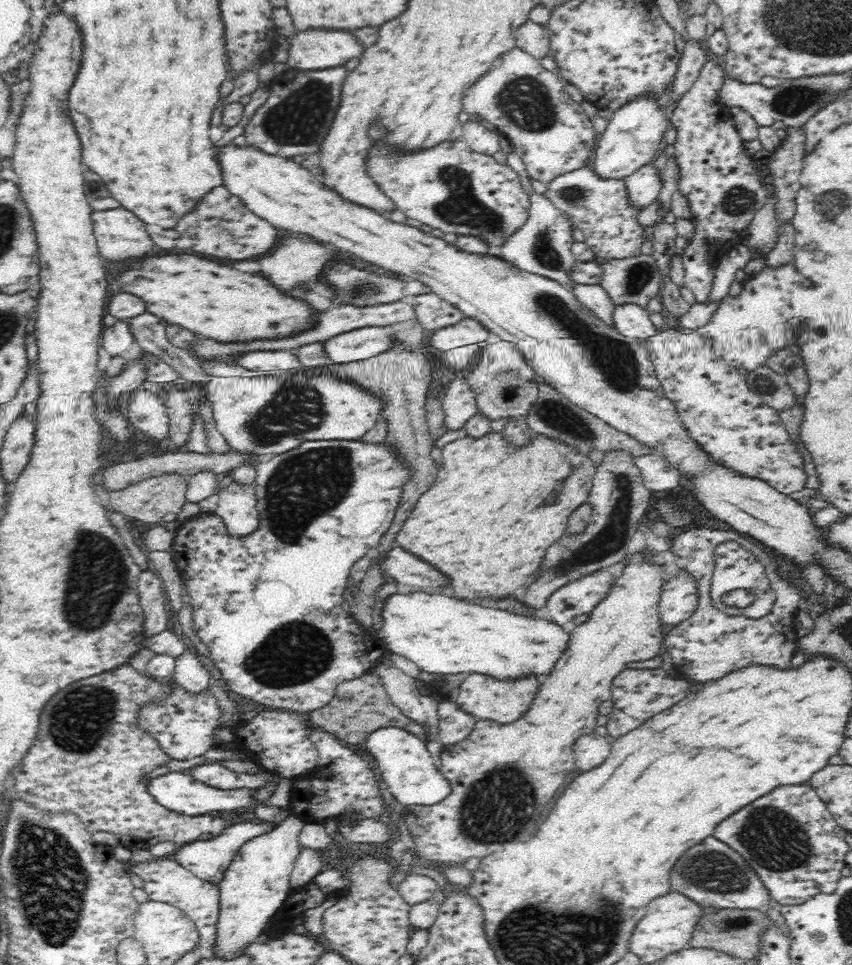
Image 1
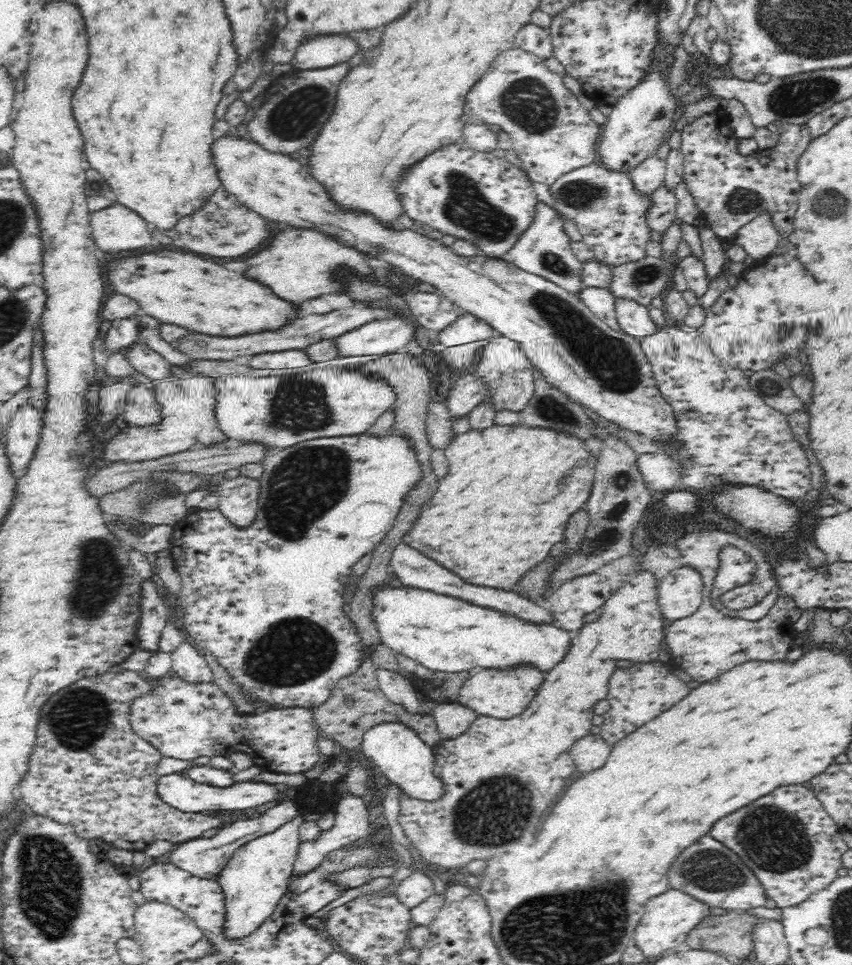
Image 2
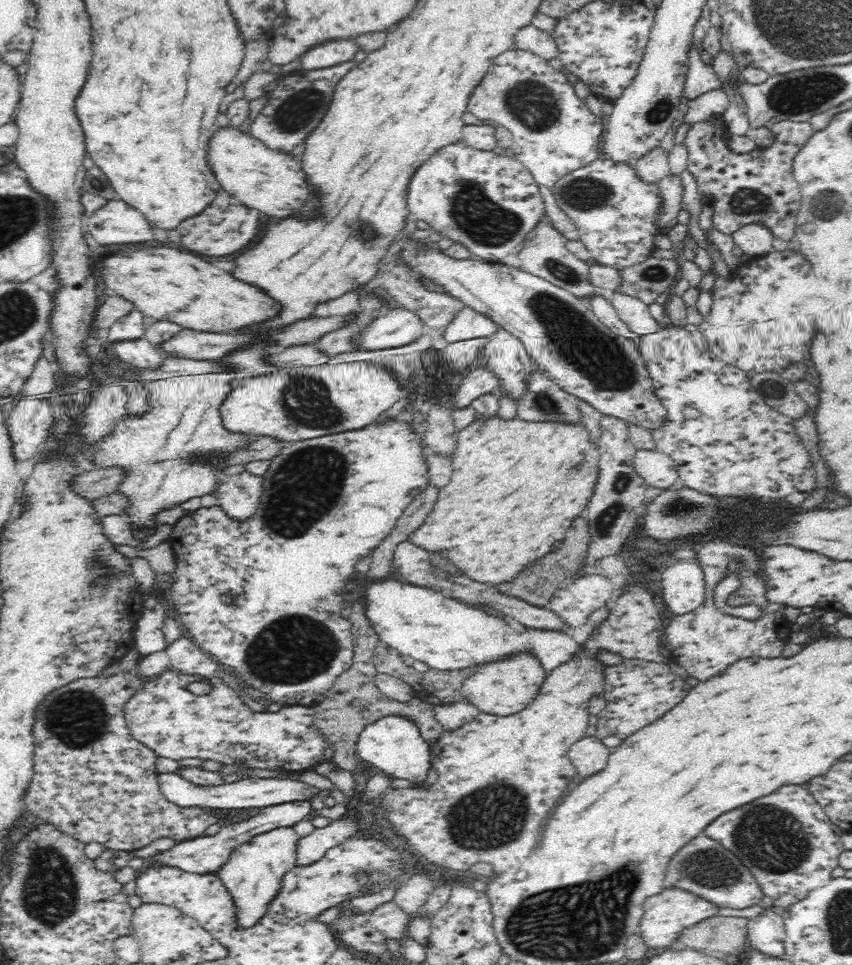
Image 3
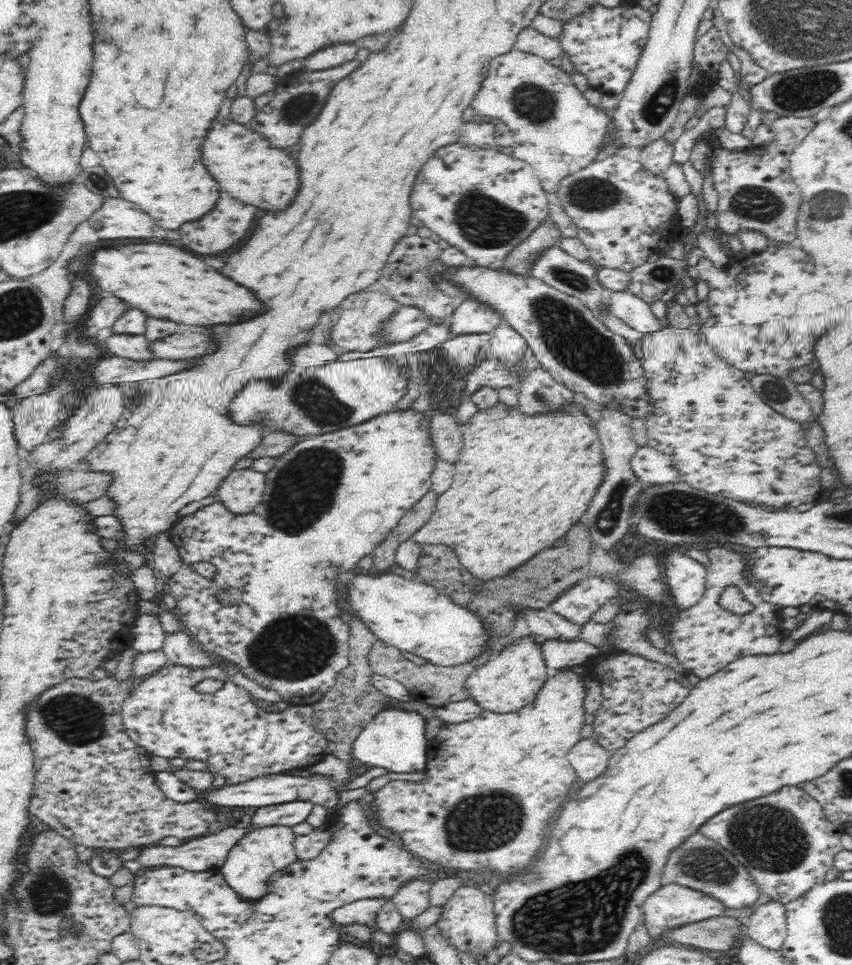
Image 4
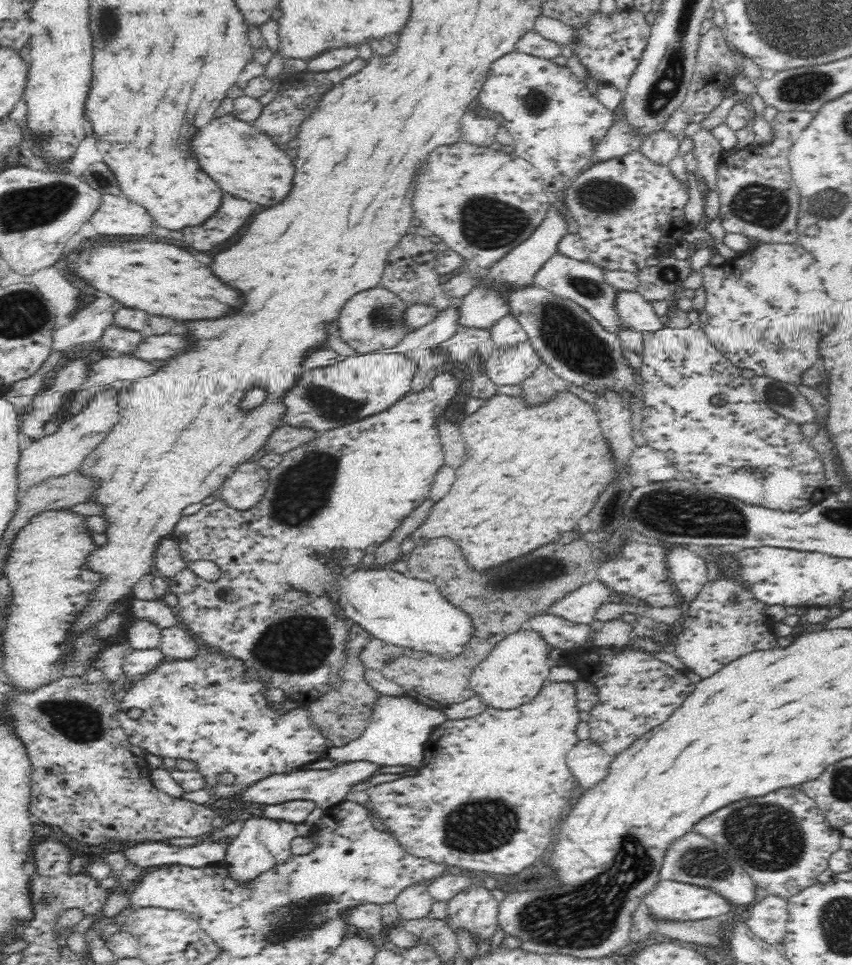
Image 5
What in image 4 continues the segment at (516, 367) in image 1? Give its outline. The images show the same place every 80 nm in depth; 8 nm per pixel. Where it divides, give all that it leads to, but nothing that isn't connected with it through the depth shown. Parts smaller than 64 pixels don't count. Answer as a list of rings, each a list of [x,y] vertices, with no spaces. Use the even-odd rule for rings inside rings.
[[[506,321],[491,330],[490,334],[491,350],[489,354],[501,360],[508,370],[514,370],[514,366],[522,360],[526,352],[526,339]]]

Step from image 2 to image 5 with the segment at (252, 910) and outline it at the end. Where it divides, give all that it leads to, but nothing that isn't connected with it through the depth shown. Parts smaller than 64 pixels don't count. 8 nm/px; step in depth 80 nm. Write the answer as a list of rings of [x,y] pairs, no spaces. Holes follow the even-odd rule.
[[[262,815],[252,816],[242,822],[240,834],[227,846],[224,863],[228,865],[229,876],[234,880],[252,880],[276,864],[286,862],[290,854],[290,844],[298,837],[297,824],[285,820],[274,820]]]

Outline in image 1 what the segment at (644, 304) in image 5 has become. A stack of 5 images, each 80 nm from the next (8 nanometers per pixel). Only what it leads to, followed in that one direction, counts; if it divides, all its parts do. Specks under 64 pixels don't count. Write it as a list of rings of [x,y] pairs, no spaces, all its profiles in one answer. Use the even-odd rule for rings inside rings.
[[[626,302],[614,310],[615,329],[624,336],[643,340],[658,334],[659,329],[650,321],[650,312],[639,304]]]

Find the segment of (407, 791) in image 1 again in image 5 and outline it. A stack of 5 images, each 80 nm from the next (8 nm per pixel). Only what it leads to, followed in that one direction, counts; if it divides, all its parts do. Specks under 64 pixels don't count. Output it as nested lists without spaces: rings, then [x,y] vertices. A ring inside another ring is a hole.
[[[380,695],[374,700],[372,712],[366,731],[358,739],[346,745],[329,744],[326,758],[344,763],[367,760],[381,766],[414,766],[418,768],[424,758],[424,742],[432,734],[432,730],[447,722],[446,713],[441,709],[432,709],[412,697]]]

